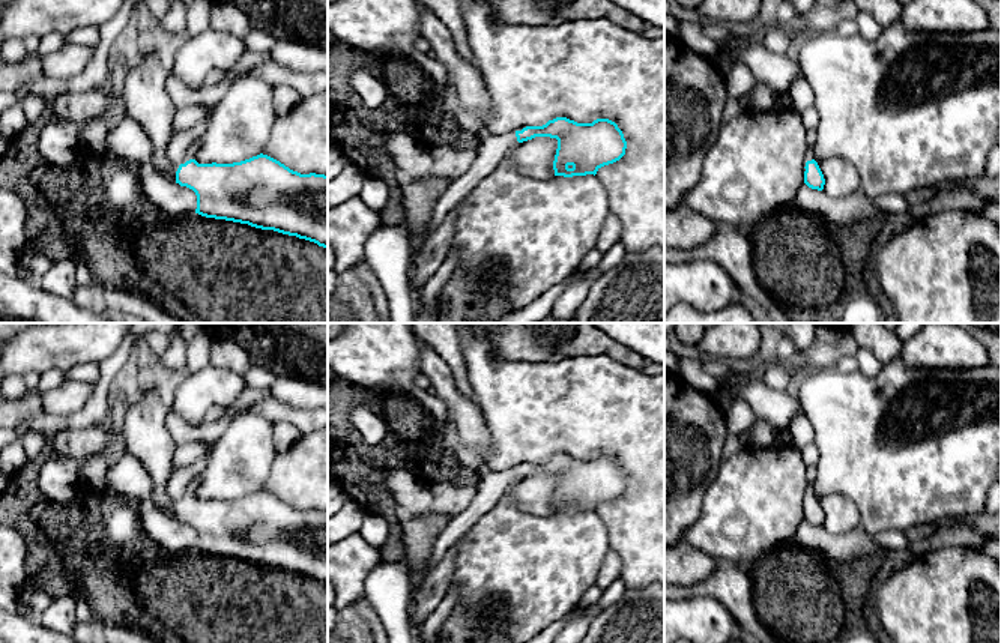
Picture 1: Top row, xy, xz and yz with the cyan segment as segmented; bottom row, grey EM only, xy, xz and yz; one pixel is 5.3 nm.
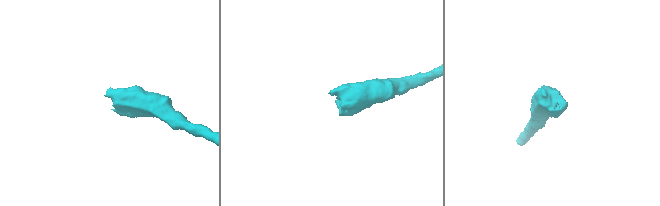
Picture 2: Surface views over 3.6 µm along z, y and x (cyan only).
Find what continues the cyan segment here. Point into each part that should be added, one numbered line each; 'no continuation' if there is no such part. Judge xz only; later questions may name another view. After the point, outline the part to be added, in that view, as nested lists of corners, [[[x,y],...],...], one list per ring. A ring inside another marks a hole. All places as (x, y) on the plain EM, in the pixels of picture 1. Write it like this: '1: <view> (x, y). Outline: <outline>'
1: xz (490, 489). Outline: [[[516,467],[484,473],[475,487],[476,493],[469,506],[458,515],[451,517],[445,529],[433,541],[425,574],[448,553],[454,544],[466,536],[466,533],[482,515],[496,506],[516,479]]]

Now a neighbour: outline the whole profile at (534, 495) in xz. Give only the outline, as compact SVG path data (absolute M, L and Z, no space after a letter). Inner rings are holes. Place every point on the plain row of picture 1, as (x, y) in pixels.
M535 473L520 481L516 488L514 500L525 512L534 515L550 515L555 512L553 497L556 485L556 475Z

